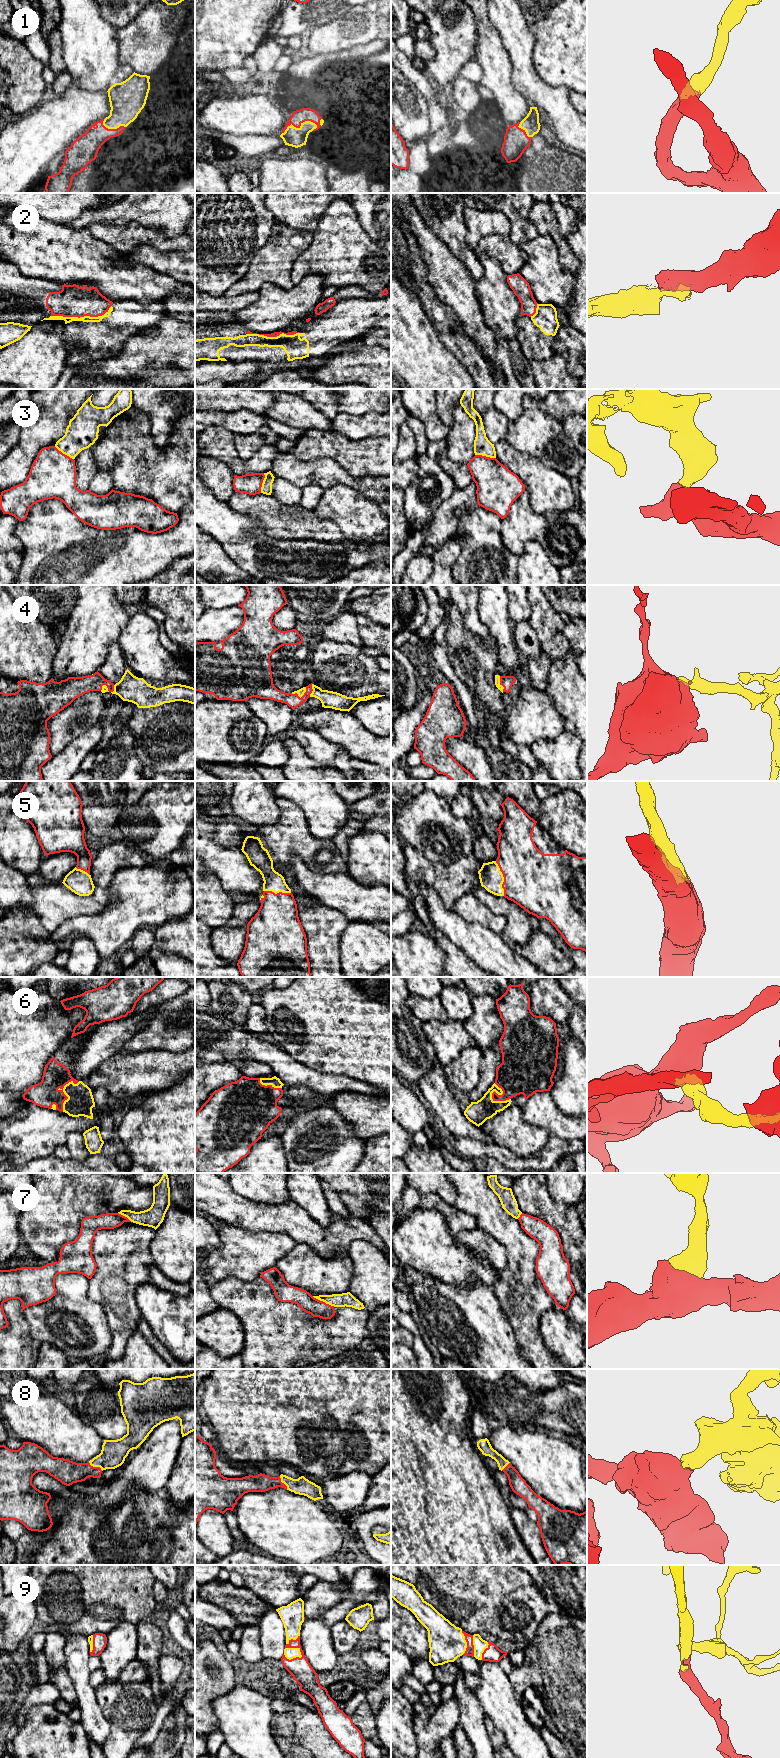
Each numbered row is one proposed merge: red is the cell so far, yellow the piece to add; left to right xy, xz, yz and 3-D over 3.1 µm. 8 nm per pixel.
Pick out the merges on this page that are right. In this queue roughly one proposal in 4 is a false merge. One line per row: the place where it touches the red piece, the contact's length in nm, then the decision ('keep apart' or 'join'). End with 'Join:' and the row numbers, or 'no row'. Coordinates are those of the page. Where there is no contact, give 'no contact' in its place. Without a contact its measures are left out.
1: xz (298, 127) | 300 nm | join
2: xy (81, 316) | 500 nm | keep apart
3: yz (485, 456) | 170 nm | keep apart
4: xz (299, 697) | 140 nm | join
5: yz (504, 878) | 280 nm | join
6: xy (62, 1091) | 280 nm | join
7: xz (322, 1301) | 200 nm | keep apart
8: xy (95, 1467) | 140 nm | join
9: xz (293, 1658) | 160 nm | join
Join: 1, 4, 5, 6, 8, 9

